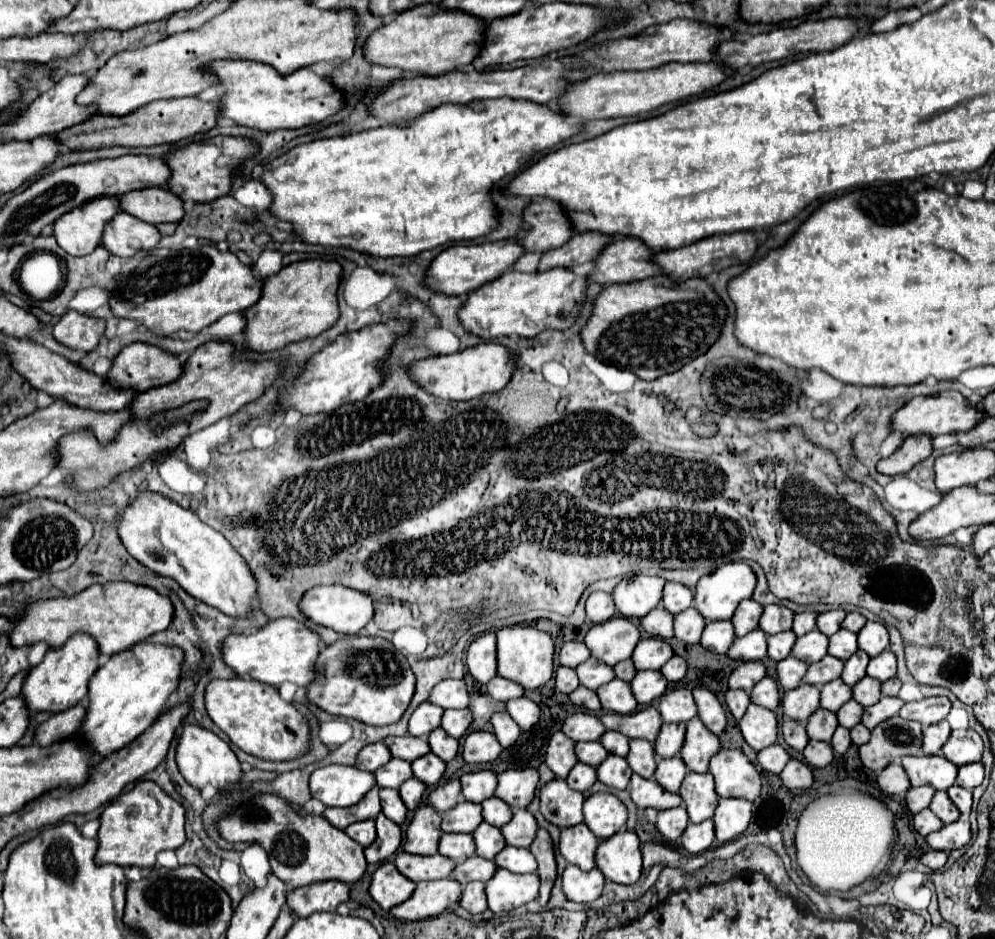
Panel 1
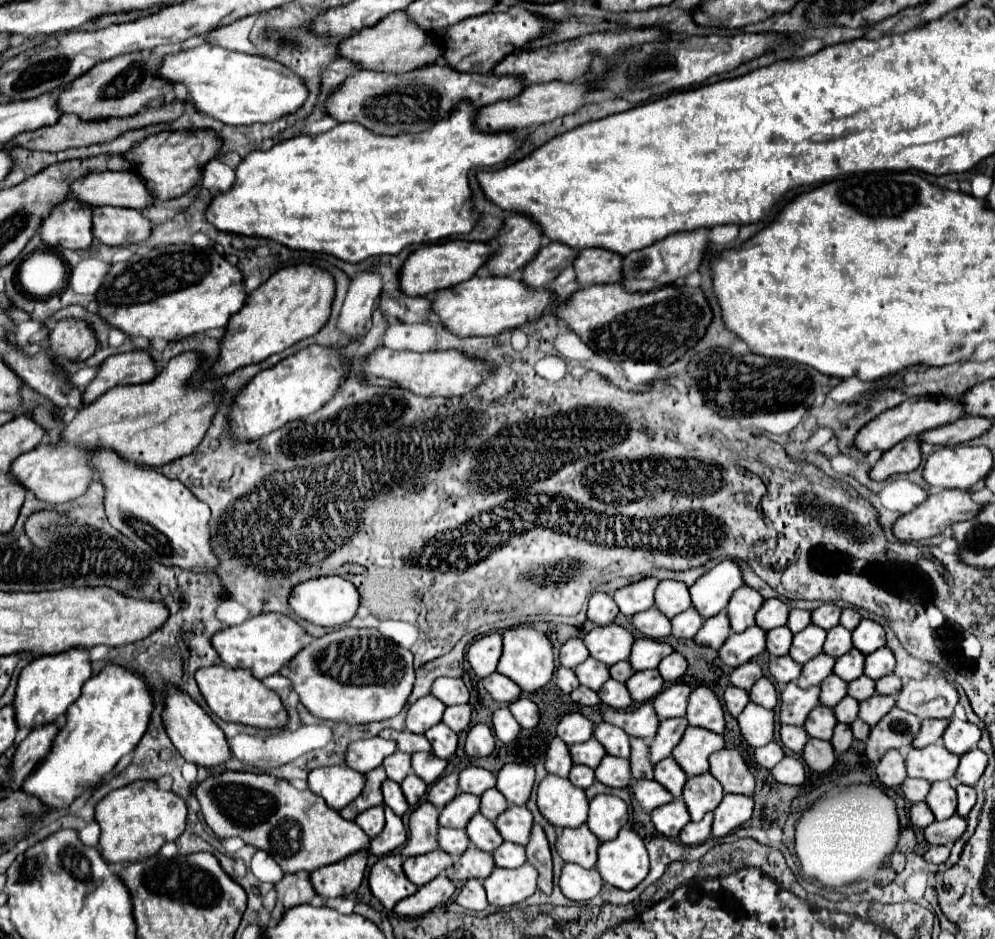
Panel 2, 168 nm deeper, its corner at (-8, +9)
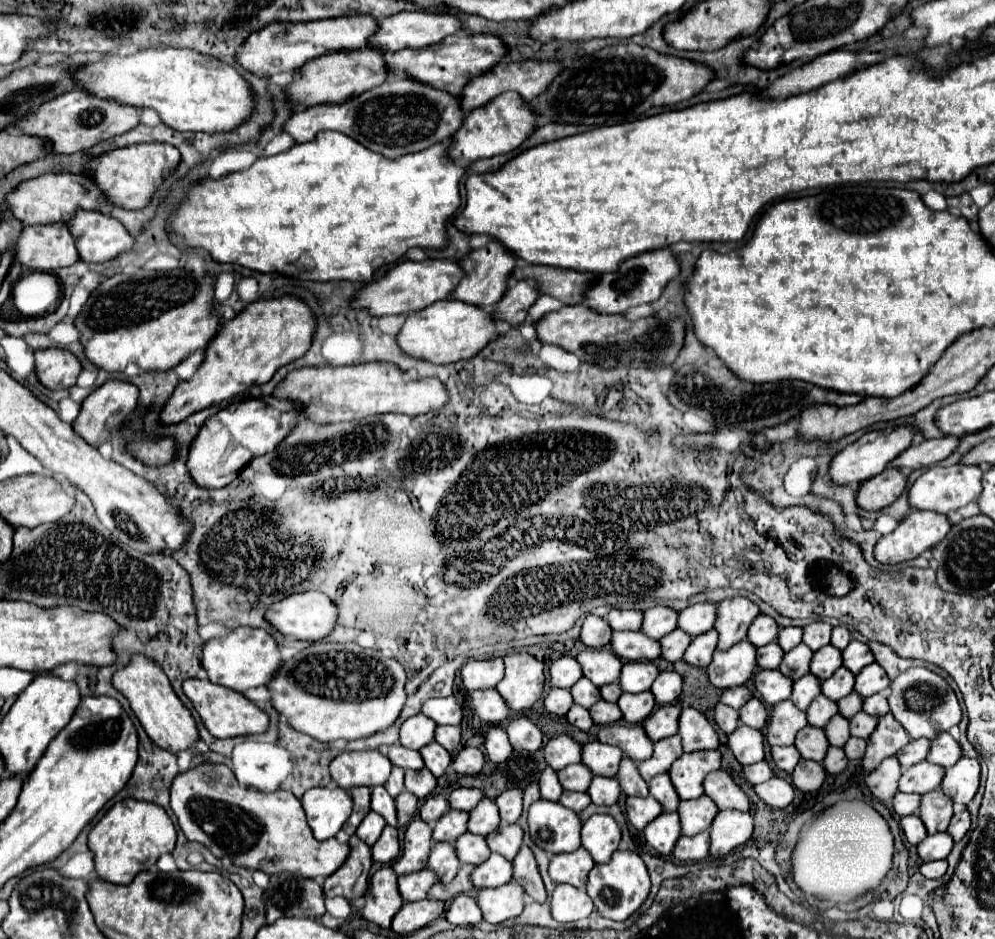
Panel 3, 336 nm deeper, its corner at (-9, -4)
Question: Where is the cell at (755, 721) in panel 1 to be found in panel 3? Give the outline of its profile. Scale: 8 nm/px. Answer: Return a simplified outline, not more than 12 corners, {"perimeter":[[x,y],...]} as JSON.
{"perimeter":[[739,725],[727,745],[741,765],[763,761],[763,735]]}

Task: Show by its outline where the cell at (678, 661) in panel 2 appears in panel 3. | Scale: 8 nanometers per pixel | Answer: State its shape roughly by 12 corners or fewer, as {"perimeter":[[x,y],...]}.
{"perimeter":[[675,671],[659,673],[651,685],[657,705],[677,701],[683,681]]}

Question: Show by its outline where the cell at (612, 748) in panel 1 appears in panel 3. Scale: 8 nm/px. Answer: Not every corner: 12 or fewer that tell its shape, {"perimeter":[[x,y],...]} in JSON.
{"perimeter":[[599,741],[583,745],[581,763],[593,775],[615,777],[621,749]]}

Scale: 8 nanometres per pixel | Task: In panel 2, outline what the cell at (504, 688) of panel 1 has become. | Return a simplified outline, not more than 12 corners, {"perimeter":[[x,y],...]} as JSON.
{"perimeter":[[498,672],[482,682],[498,702],[514,702],[522,690]]}

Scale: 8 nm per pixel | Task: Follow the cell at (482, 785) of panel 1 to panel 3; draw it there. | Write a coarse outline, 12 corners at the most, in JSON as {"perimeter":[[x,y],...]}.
{"perimeter":[[455,789],[447,801],[451,809],[471,811],[483,793]]}

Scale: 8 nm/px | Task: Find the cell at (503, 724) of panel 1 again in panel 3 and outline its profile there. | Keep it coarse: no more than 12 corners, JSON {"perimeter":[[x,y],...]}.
{"perimeter":[[501,727],[485,733],[485,751],[491,763],[511,755],[507,733]]}

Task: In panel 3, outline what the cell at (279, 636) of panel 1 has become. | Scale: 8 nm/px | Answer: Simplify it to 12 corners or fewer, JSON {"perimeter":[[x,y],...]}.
{"perimeter":[[235,627],[203,645],[211,683],[239,693],[281,667],[275,639]]}

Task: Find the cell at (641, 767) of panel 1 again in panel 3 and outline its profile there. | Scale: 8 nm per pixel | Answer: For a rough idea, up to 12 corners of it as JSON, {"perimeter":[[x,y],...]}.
{"perimeter":[[629,757],[619,763],[617,781],[625,795],[647,797],[647,783]]}

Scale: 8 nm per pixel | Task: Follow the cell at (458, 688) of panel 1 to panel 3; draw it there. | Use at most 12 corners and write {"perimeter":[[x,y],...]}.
{"perimeter":[[455,697],[423,703],[421,713],[437,725],[459,725],[461,707]]}

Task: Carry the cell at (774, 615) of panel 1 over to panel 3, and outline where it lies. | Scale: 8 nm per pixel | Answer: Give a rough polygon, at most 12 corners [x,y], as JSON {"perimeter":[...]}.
{"perimeter":[[757,615],[747,641],[761,647],[775,641],[779,627],[769,615]]}

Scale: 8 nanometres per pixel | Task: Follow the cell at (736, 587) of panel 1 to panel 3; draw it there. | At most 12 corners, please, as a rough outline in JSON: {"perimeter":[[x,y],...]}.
{"perimeter":[[697,603],[679,613],[679,629],[697,637],[715,623],[713,603]]}

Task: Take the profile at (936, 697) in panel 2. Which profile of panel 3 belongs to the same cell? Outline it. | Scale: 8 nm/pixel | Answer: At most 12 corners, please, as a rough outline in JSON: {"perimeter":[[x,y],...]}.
{"perimeter":[[911,667],[891,681],[893,717],[911,739],[961,721],[941,675]]}

